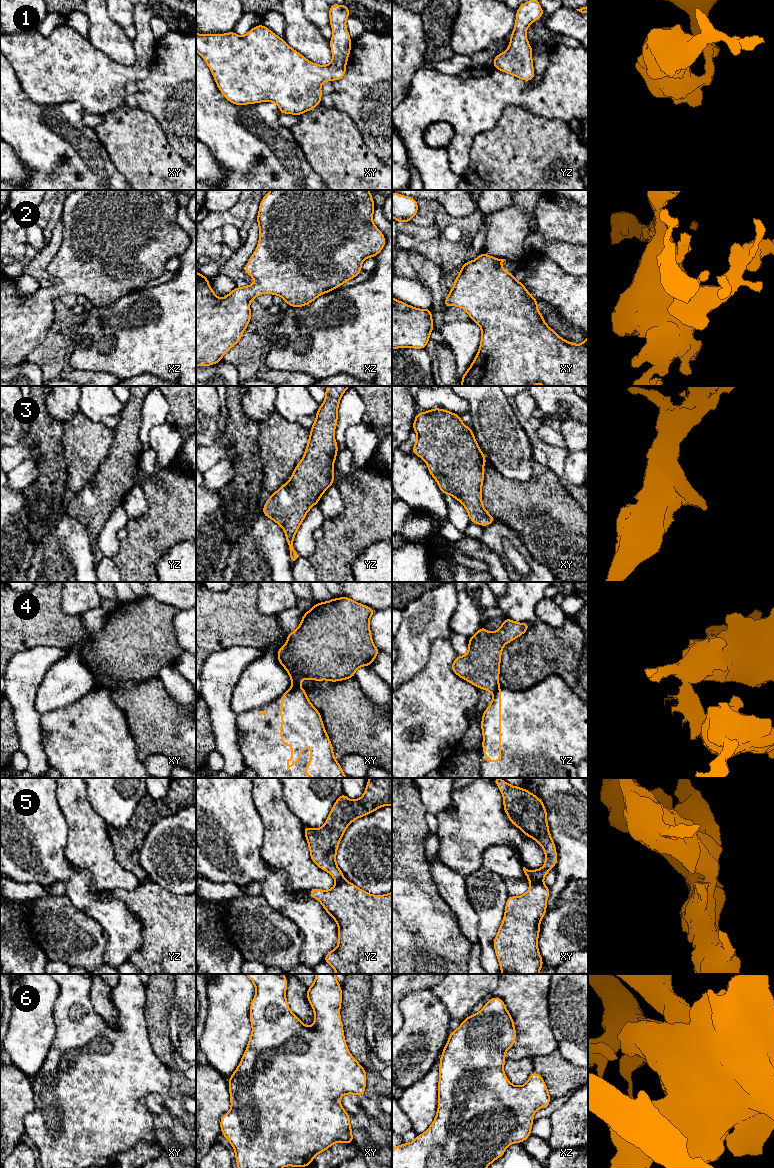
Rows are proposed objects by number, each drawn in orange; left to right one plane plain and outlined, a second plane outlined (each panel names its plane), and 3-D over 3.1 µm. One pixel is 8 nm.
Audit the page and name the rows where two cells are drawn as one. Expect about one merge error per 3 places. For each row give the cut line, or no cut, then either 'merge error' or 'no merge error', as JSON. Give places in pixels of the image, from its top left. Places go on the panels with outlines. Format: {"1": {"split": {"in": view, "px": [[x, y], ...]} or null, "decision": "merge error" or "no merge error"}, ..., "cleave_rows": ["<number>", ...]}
{"1": {"split": null, "decision": "no merge error"}, "2": {"split": null, "decision": "no merge error"}, "3": {"split": null, "decision": "no merge error"}, "4": {"split": {"in": "xy", "px": [[292, 686], [300, 688]]}, "decision": "merge error"}, "5": {"split": {"in": "xy", "px": [[530, 880], [541, 882]]}, "decision": "merge error"}, "6": {"split": null, "decision": "no merge error"}, "cleave_rows": ["4", "5"]}

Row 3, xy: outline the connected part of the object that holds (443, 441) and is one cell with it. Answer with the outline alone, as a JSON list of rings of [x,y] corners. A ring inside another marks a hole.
[[[441,408],[419,412],[415,416],[412,430],[417,433],[417,440],[411,452],[425,461],[442,494],[450,494],[459,501],[466,508],[471,523],[485,527],[495,522],[496,519],[486,511],[482,503],[483,467],[487,460],[474,437],[473,430],[462,423],[461,415]]]

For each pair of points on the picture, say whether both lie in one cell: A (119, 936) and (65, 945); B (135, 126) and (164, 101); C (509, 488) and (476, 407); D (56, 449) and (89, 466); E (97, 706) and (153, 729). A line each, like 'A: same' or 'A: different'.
A: different
B: different
C: different
D: different
E: different

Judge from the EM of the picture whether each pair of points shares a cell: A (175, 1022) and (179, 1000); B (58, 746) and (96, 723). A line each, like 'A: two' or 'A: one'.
A: one
B: one

